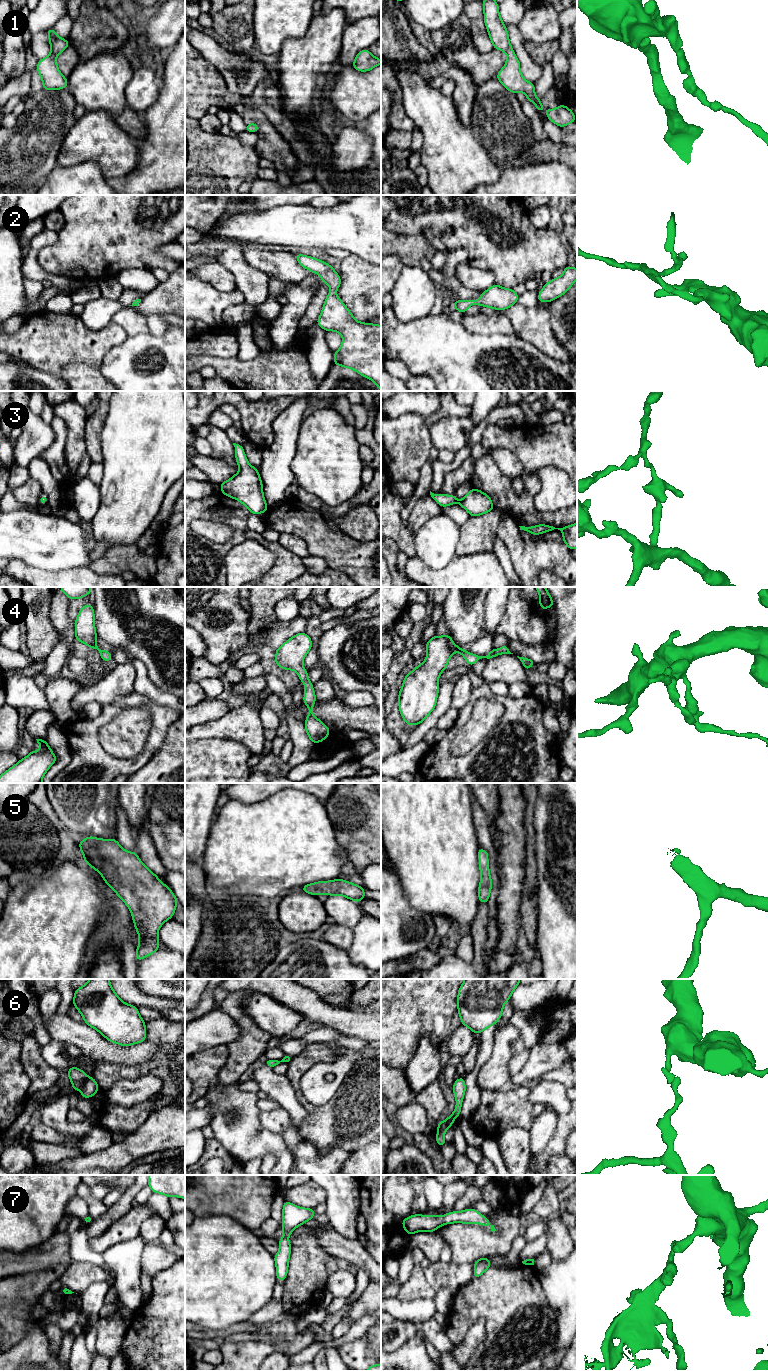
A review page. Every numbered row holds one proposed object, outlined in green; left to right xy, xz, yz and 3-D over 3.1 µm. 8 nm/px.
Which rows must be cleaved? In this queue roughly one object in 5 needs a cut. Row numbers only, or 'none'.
6

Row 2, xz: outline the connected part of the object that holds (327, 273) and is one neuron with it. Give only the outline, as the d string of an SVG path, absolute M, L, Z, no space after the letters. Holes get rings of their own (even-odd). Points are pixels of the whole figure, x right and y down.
M295 254L295 256L302 267L312 273L319 274L322 282L328 284L331 288L316 323L324 330L338 332L343 337L340 348L333 353L333 364L355 370L363 377L372 380L381 390L381 325L362 323L354 319L352 313L336 294L336 290L341 284L341 278L333 267L317 258L303 254Z

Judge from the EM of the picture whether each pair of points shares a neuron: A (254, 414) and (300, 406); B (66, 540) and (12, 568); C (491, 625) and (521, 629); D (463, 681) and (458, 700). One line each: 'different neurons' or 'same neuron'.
A: different neurons
B: different neurons
C: different neurons
D: same neuron

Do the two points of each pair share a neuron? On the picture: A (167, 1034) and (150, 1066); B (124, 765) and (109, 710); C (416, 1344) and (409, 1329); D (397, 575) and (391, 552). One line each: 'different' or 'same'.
A: same
B: same
C: different
D: same

